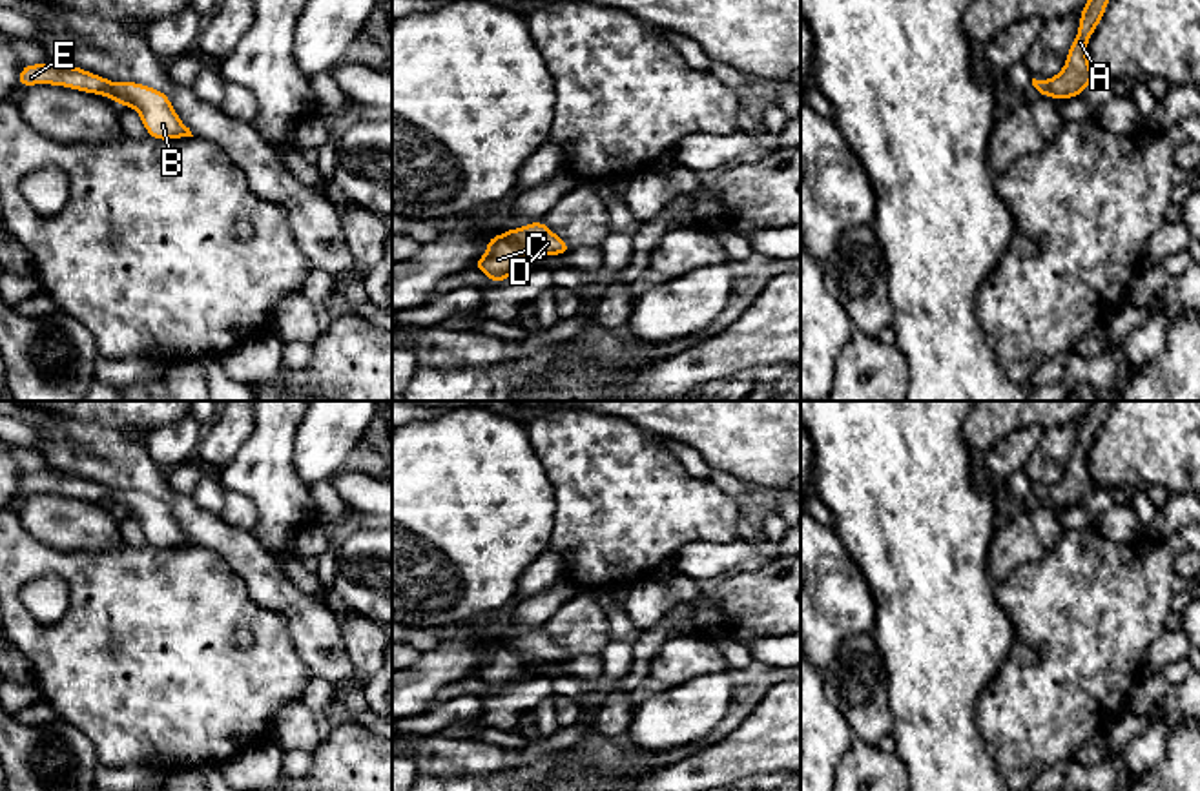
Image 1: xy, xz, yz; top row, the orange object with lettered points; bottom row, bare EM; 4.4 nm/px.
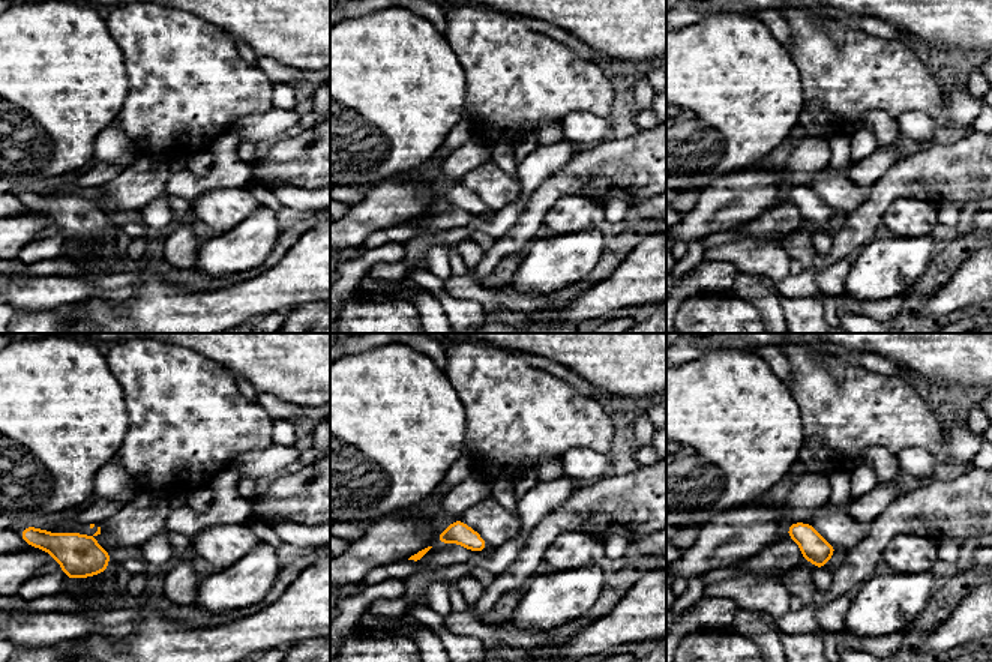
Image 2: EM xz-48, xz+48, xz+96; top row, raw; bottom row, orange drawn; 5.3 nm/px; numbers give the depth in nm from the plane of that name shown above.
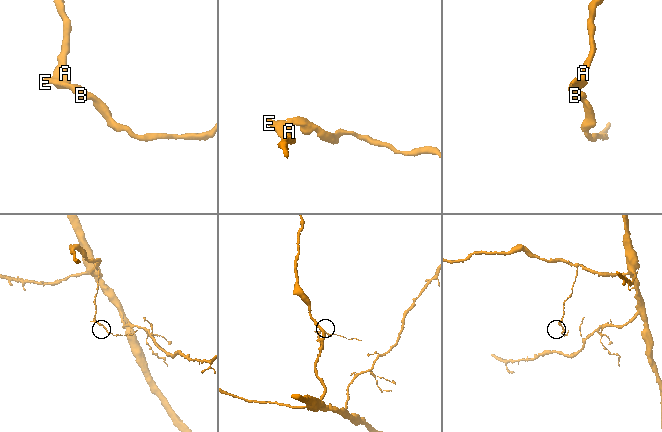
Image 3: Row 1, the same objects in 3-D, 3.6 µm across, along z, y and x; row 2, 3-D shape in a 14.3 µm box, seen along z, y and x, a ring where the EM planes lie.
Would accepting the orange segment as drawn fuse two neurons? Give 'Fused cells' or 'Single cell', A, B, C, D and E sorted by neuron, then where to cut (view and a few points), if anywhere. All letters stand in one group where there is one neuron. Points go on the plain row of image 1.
Fused cells. Groups: A C E / B D. Split along xz (502, 644), (527, 660)

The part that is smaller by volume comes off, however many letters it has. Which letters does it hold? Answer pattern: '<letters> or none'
B, D

